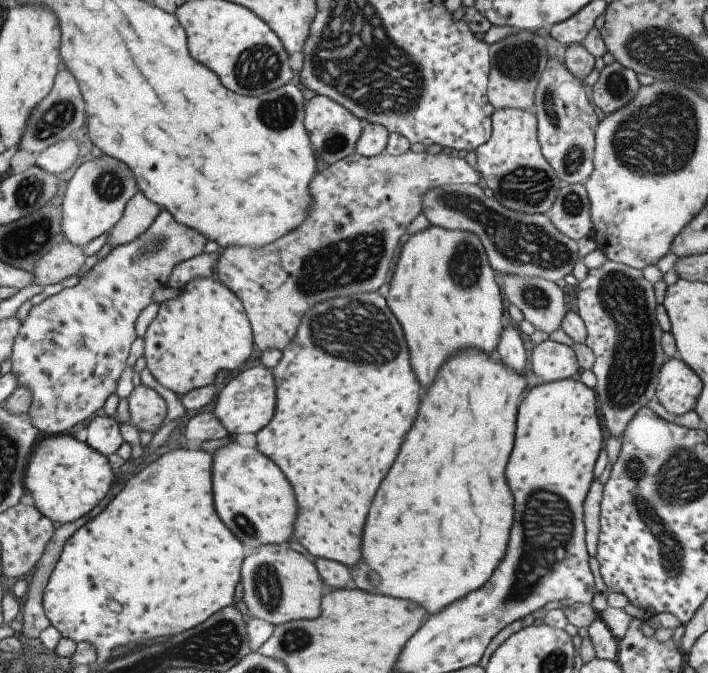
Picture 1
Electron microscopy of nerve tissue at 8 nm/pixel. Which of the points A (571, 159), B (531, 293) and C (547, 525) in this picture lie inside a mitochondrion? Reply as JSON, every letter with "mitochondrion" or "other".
{"A":"mitochondrion","B":"mitochondrion","C":"mitochondrion"}

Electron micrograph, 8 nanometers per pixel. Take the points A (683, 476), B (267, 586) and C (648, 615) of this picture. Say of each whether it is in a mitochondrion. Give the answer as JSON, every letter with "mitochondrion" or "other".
{"A":"mitochondrion","B":"mitochondrion","C":"other"}

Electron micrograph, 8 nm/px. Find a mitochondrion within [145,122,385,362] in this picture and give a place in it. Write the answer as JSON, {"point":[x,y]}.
{"point":[335,143]}

